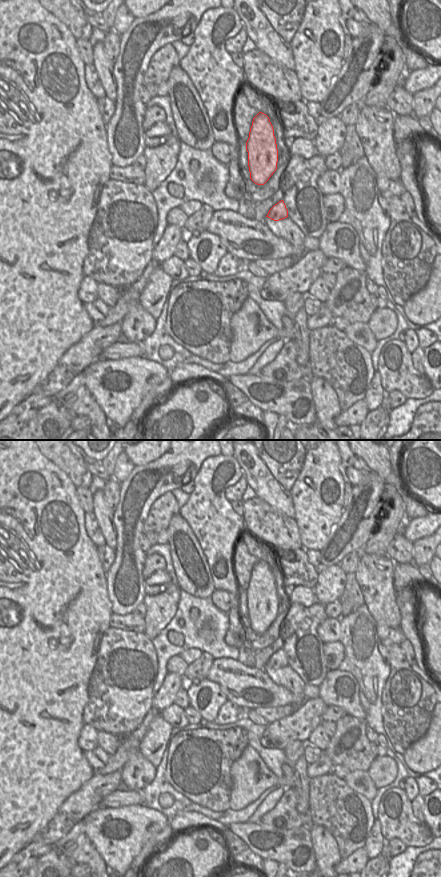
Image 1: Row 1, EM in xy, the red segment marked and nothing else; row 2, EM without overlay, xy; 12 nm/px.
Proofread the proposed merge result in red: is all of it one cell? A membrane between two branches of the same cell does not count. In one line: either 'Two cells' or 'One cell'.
One cell

